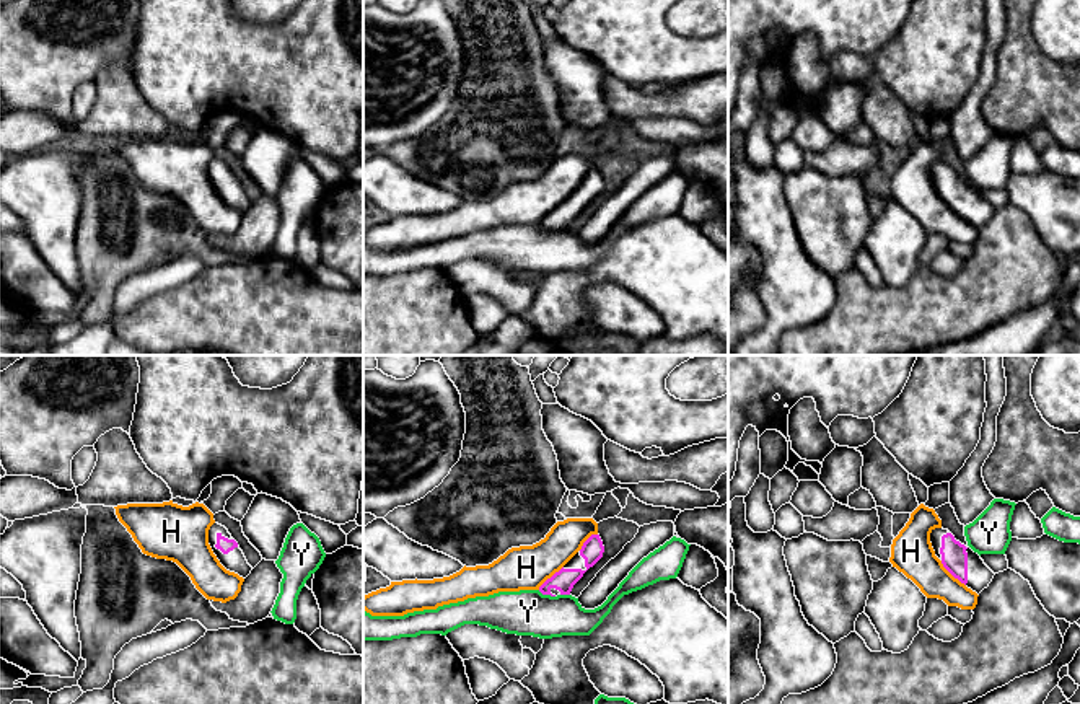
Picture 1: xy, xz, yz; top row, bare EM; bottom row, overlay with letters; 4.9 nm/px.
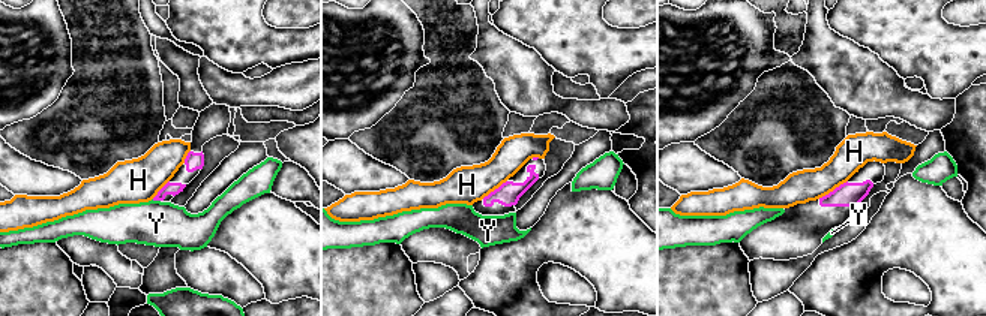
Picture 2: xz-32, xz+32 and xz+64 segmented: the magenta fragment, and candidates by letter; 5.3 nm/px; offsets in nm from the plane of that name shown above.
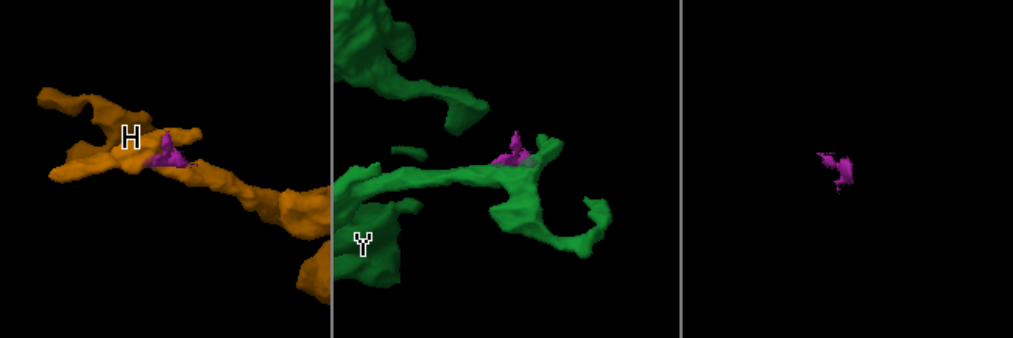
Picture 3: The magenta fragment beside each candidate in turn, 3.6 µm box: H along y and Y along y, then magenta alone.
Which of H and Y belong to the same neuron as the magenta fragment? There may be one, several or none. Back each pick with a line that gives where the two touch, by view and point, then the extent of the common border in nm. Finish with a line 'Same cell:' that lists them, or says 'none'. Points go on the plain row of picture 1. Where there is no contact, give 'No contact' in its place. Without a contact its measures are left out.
Same cell: none

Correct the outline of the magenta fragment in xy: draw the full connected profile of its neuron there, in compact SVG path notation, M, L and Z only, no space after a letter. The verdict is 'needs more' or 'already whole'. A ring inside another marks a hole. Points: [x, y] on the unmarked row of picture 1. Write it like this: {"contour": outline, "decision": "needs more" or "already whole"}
{"contour": "M213 158L209 165L209 179L220 196L220 199L230 205L246 213L252 202L248 199L238 178L231 173L228 165L218 158Z", "decision": "needs more"}

